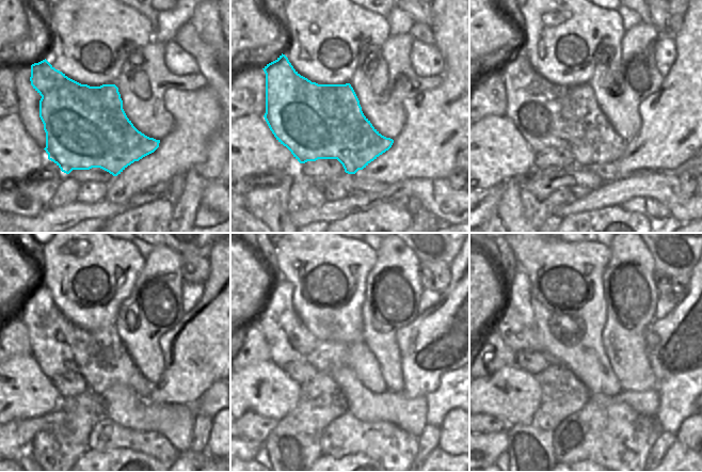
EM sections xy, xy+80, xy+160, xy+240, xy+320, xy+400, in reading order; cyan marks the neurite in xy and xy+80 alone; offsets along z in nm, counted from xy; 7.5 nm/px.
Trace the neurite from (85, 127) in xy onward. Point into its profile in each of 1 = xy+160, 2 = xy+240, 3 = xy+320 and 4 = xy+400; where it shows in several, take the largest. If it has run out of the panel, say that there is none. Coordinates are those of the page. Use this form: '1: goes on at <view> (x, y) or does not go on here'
1: goes on at xy+160 (545, 114)
2: goes on at xy+240 (99, 356)
3: goes on at xy+320 (288, 340)
4: goes on at xy+400 (516, 327)

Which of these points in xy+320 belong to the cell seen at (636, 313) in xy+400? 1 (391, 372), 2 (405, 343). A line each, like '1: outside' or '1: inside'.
1: inside
2: outside

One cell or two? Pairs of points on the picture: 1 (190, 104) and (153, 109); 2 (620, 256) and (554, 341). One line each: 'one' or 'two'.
1: two
2: two

